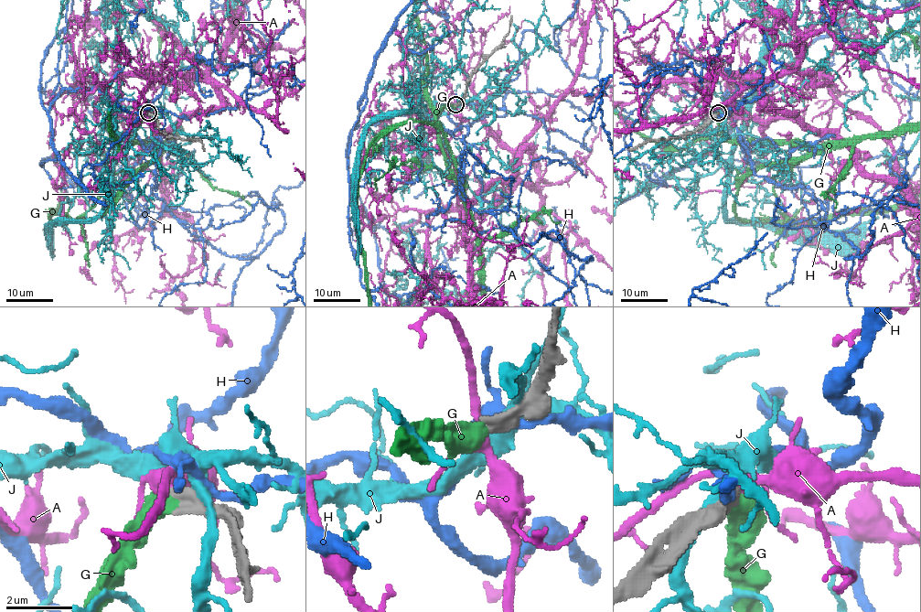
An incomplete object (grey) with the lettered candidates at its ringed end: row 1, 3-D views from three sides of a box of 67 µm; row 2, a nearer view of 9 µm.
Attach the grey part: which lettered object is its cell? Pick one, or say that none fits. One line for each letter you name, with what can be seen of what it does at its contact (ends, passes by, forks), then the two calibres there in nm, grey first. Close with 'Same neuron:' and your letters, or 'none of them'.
G: It ends there. Thickness 480 nm (grey) against 550 nm
Same neuron: G

